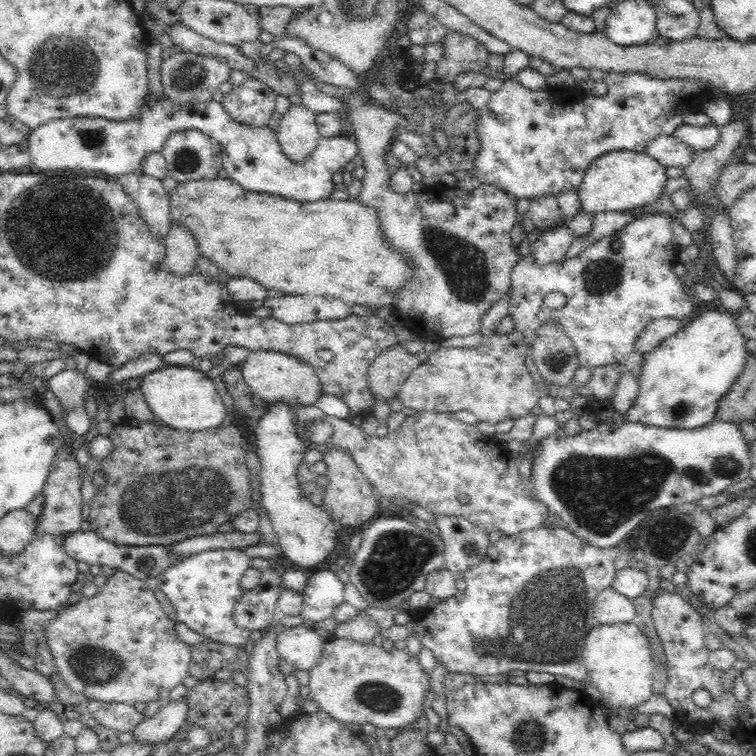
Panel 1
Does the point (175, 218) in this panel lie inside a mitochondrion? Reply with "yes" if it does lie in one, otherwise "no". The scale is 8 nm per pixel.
no

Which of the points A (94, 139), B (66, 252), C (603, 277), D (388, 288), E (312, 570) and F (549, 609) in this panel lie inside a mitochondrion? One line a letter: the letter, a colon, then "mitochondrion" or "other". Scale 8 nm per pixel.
A: mitochondrion
B: mitochondrion
C: mitochondrion
D: other
E: other
F: mitochondrion

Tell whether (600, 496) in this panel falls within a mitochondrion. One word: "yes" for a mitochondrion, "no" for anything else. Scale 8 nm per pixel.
yes

